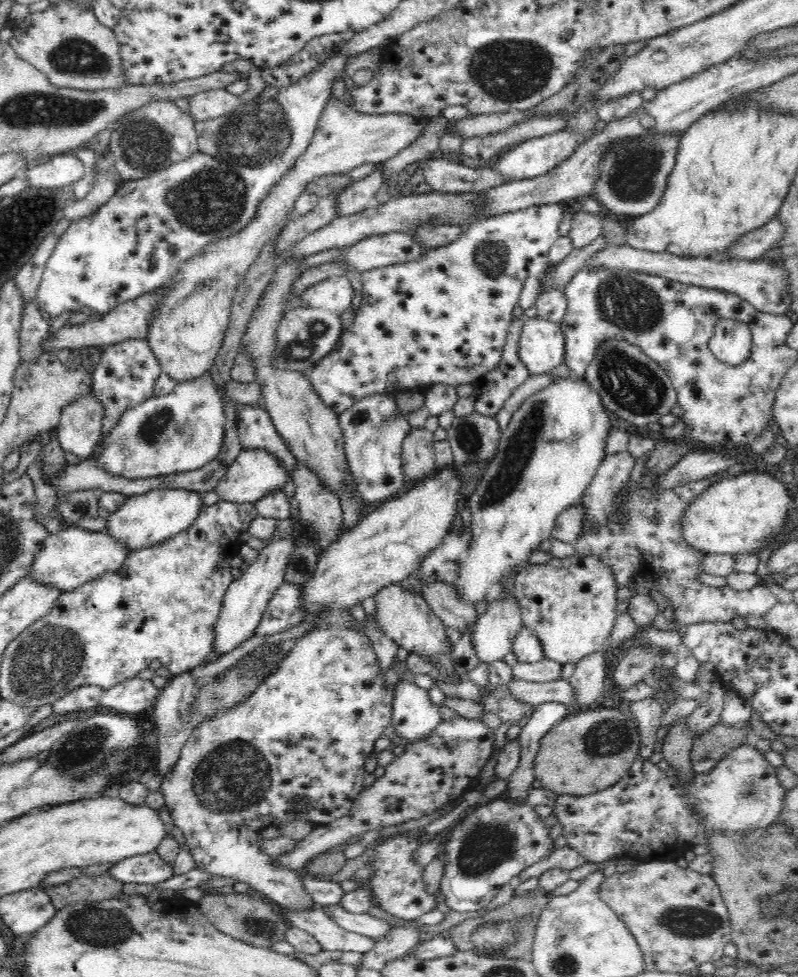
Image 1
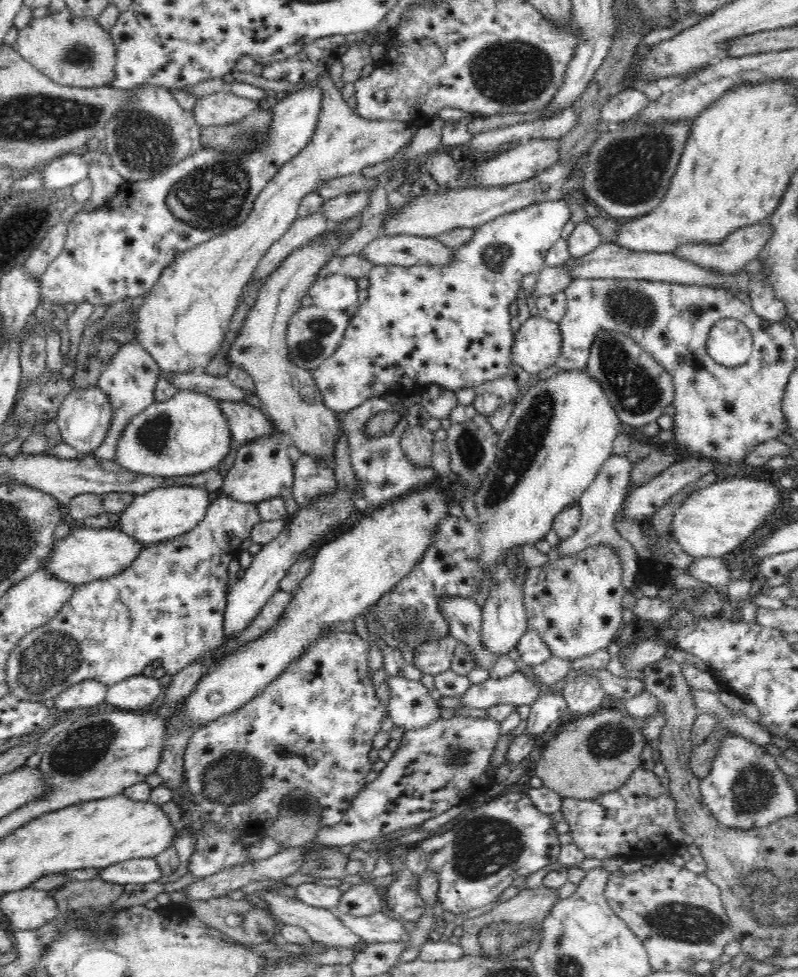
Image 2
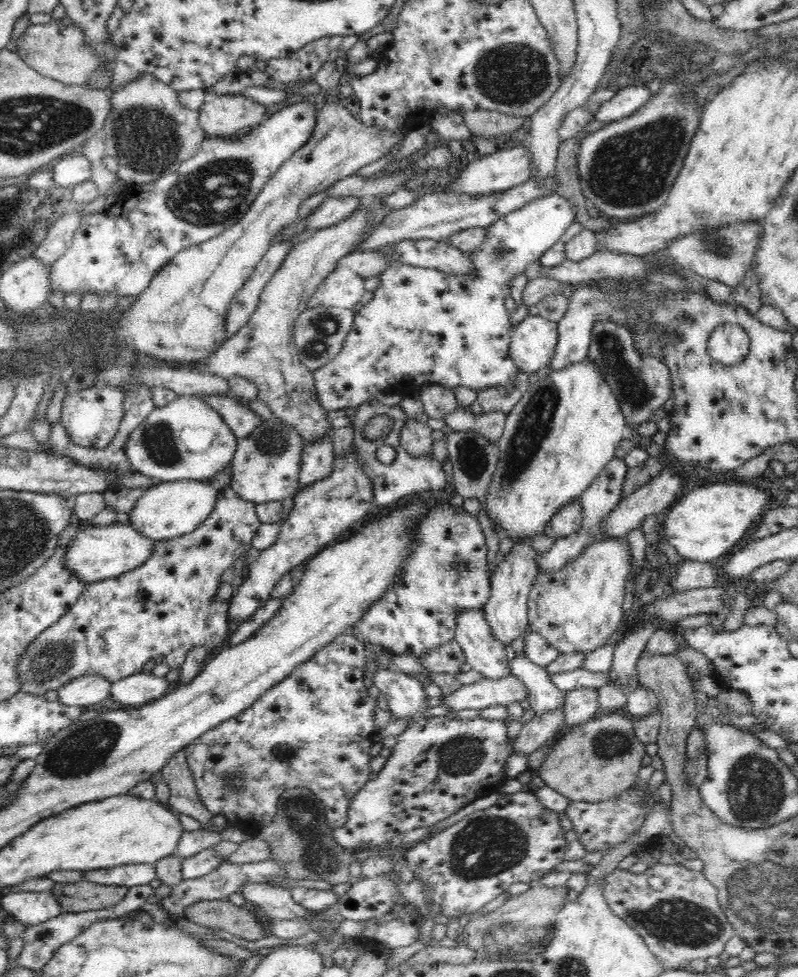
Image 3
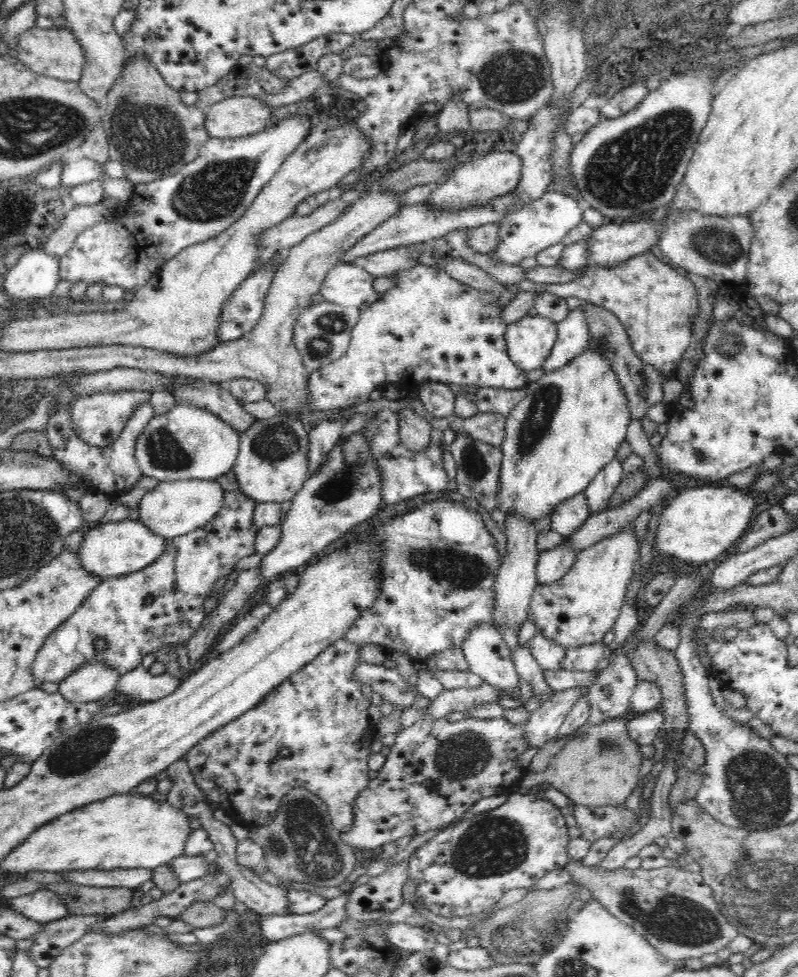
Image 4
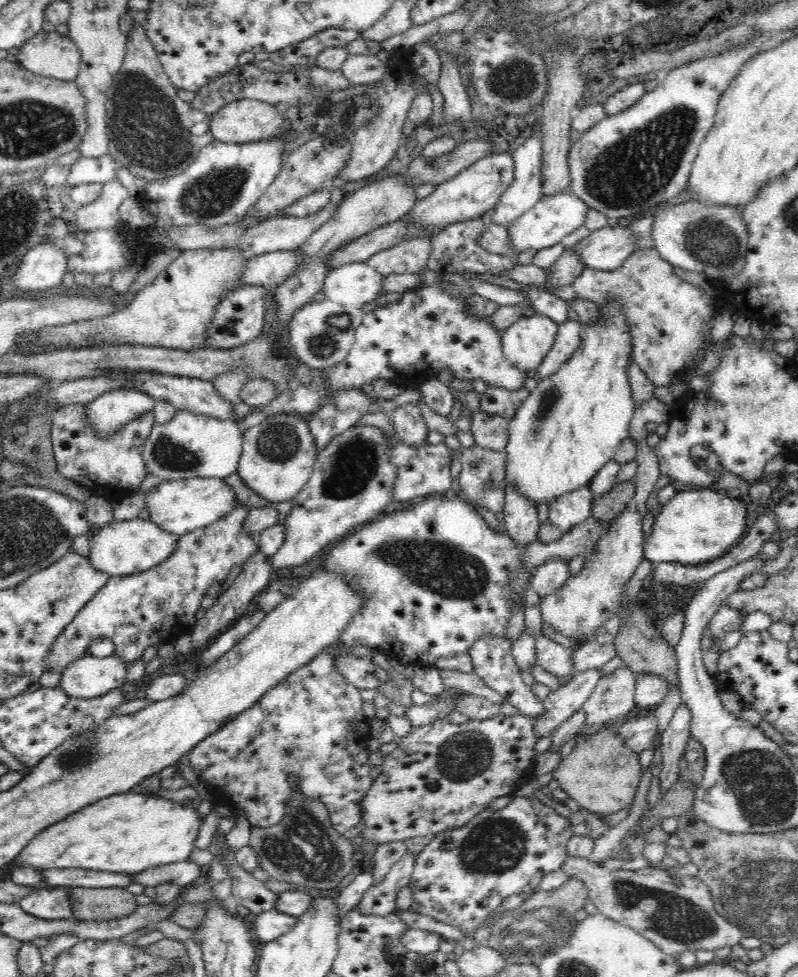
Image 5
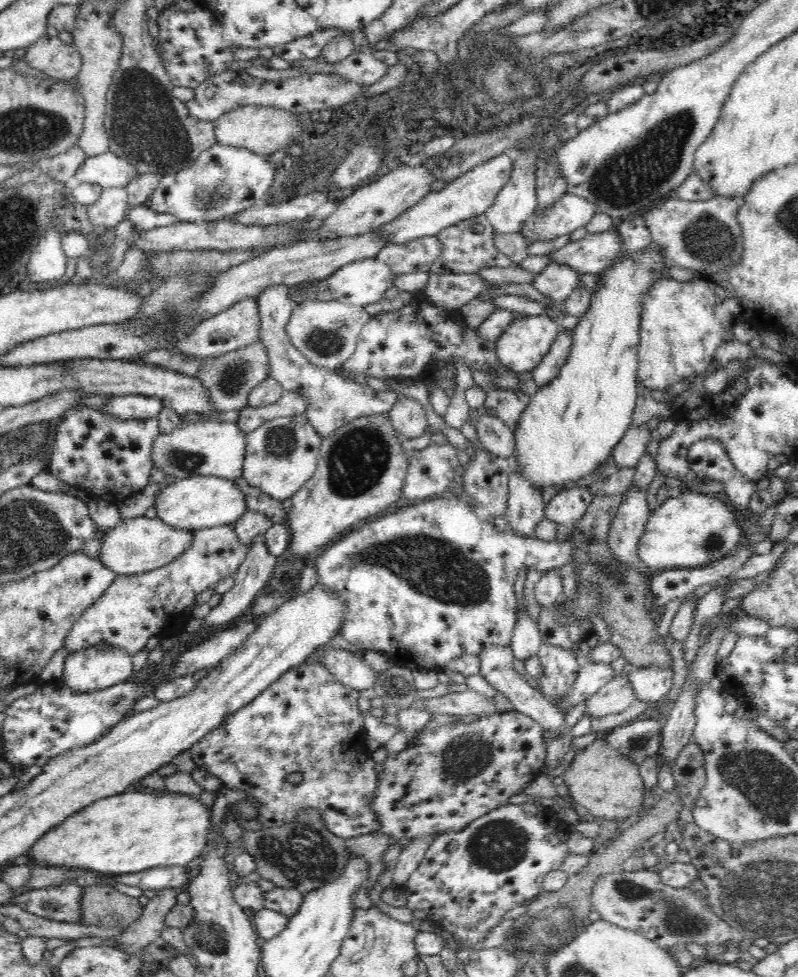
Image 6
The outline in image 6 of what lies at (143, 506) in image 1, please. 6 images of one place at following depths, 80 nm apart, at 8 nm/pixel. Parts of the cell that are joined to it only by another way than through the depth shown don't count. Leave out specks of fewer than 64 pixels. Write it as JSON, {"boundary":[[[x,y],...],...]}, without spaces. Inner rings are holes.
{"boundary":[[[191,476],[177,479],[156,500],[157,516],[164,523],[188,531],[196,531],[235,522],[247,511],[244,494],[234,480],[217,476]]]}

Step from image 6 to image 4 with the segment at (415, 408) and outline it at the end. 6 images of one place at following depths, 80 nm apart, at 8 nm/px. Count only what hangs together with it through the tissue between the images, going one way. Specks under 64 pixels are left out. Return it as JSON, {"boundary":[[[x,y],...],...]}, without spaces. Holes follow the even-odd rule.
{"boundary":[[[400,410],[398,412],[399,437],[402,444],[416,453],[429,446],[430,434],[433,426],[430,420],[424,420],[414,410]]]}

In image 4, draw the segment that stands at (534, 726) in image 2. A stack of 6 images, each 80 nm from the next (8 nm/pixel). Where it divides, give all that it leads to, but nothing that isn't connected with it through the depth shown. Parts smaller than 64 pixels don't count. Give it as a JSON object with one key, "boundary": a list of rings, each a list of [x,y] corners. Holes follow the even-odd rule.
{"boundary":[[[529,642],[524,645],[513,645],[512,659],[514,659],[514,666],[520,675],[520,682],[530,684],[533,695],[541,694],[541,703],[543,703],[552,696],[554,690],[546,684],[543,677],[544,670],[534,659],[528,645]]]}

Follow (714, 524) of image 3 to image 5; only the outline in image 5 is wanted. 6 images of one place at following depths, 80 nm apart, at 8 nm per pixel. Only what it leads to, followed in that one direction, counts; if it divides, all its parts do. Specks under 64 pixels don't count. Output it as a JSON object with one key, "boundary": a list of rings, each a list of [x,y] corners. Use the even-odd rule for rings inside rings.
{"boundary":[[[705,488],[699,490],[692,490],[691,492],[679,492],[674,498],[672,498],[669,502],[666,502],[664,506],[660,509],[659,514],[653,520],[652,533],[643,544],[643,555],[646,560],[649,560],[653,565],[660,564],[660,562],[679,562],[680,564],[685,565],[702,565],[705,563],[709,563],[710,561],[716,560],[716,558],[720,558],[720,556],[724,556],[726,550],[730,550],[736,543],[738,543],[747,532],[748,528],[746,527],[746,506],[741,498],[738,498],[734,493],[724,492],[720,493],[720,491],[714,491],[712,488]]]}

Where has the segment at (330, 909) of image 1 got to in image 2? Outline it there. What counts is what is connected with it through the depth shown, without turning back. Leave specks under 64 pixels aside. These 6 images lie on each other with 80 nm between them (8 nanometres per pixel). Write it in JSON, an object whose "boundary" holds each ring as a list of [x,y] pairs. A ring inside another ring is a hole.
{"boundary":[[[333,910],[339,918],[354,934],[368,943],[376,942],[406,942],[410,936],[402,925],[402,921],[387,912],[378,912],[367,916],[342,915]]]}

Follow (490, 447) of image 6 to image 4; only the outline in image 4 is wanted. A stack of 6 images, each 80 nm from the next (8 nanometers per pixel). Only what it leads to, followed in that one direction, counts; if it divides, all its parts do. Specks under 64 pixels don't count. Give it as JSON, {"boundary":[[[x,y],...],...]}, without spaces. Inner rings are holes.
{"boundary":[[[477,412],[471,418],[460,418],[450,423],[456,436],[466,433],[472,439],[500,448],[505,438],[507,418],[498,413]]]}

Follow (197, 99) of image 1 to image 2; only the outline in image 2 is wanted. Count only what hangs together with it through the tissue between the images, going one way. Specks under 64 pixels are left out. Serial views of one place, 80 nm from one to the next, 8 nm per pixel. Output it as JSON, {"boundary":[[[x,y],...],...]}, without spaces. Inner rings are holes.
{"boundary":[[[227,89],[204,96],[204,98],[198,98],[192,111],[195,121],[201,127],[206,128],[236,124],[256,110],[259,110],[256,101],[242,98]]]}

